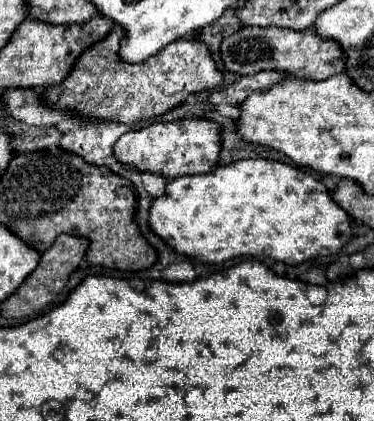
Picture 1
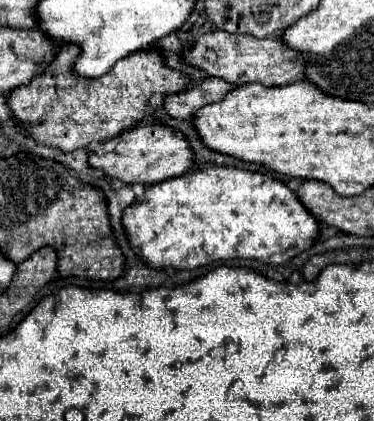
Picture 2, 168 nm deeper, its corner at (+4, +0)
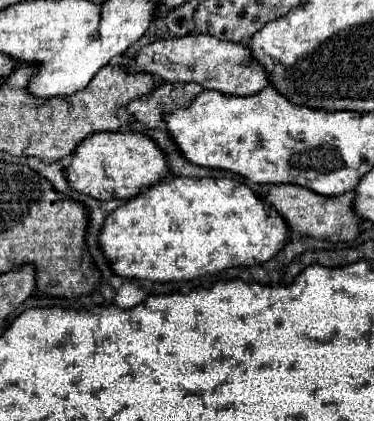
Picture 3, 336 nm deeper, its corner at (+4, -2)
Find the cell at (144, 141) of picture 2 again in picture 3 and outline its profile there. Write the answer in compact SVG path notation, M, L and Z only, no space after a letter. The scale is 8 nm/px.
M139 132L93 134L75 148L71 162L65 166L69 188L97 200L129 200L137 196L139 190L157 184L167 172L165 156L161 156L157 146Z

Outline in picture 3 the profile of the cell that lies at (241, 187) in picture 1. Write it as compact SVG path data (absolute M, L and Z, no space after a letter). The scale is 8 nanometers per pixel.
M171 178L139 192L105 218L99 246L117 276L179 282L233 266L271 260L287 242L285 224L243 182L231 178Z

